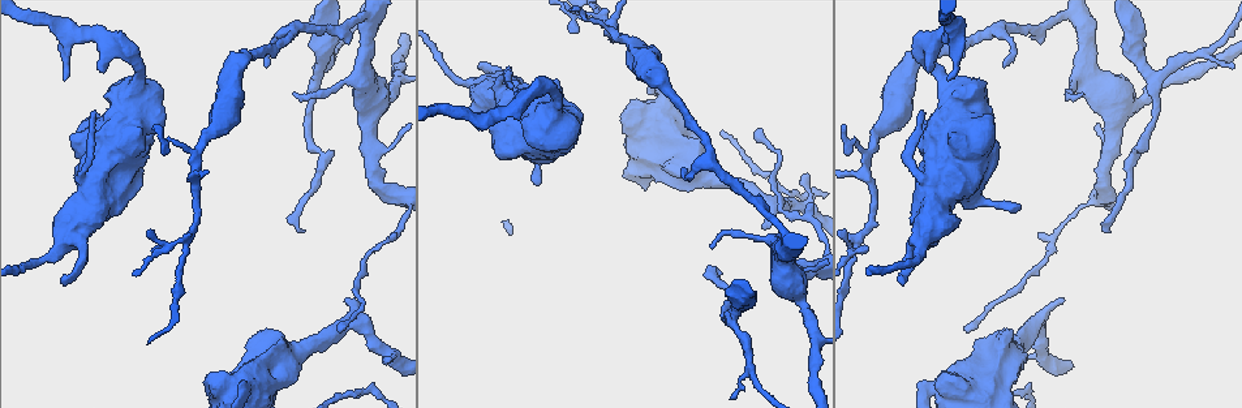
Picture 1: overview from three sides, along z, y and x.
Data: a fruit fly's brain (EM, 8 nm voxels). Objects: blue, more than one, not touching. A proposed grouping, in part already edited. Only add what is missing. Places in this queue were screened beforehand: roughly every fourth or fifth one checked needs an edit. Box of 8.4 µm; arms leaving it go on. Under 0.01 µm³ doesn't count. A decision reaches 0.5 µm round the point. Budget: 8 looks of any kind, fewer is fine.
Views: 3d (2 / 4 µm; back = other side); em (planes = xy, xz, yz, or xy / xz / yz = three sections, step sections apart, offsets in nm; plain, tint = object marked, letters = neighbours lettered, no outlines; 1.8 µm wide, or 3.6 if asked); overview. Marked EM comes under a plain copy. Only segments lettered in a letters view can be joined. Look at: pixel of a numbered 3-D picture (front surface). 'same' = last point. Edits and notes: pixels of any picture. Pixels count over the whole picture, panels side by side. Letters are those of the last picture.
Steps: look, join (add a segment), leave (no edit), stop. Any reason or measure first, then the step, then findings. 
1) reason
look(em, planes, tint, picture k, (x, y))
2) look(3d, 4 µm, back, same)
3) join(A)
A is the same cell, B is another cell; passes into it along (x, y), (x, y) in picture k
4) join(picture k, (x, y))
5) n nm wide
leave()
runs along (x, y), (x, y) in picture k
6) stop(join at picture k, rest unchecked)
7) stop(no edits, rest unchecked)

branch stops here
look(em, planes, letters, picture 1, (1107, 229))

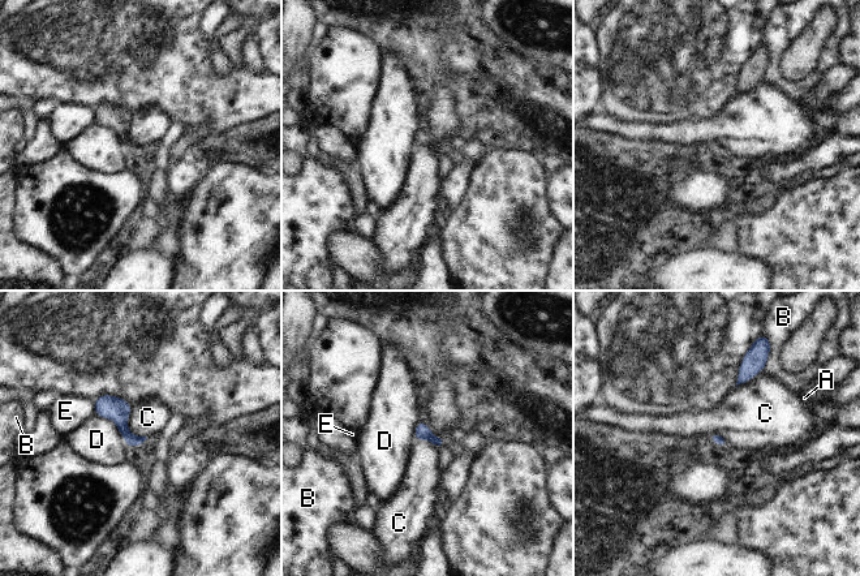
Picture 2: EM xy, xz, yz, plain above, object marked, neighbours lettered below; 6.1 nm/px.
leave()
A, B, C, D and E are other cells; no lettered segment goes on from it

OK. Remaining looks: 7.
an open end
look(3d, 4 µm, picture 1, (1062, 301))

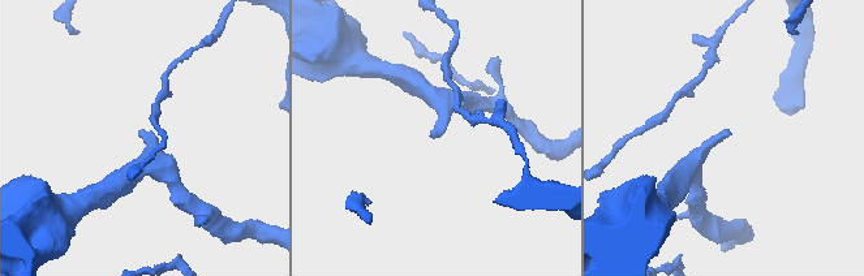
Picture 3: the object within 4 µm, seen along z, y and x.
need the tissue
look(em, planes, letters, picture 3, (725, 134))

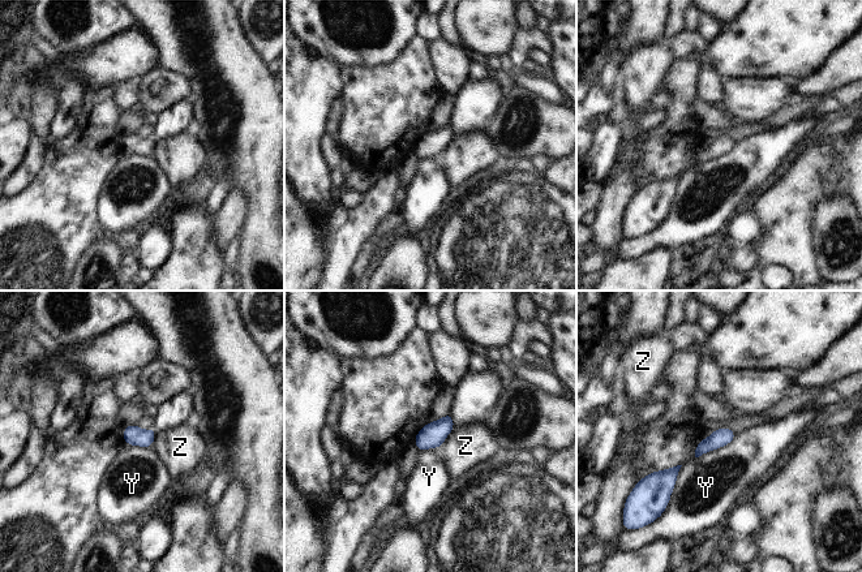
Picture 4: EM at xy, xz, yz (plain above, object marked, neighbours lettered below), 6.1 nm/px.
leave()
Y and Z are other cells; border along (736, 434), (730, 442), (695, 457) in picture 4; no lettered segment goes on from it

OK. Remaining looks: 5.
an open end
look(3d, 4 µm, picture 1, (386, 360))

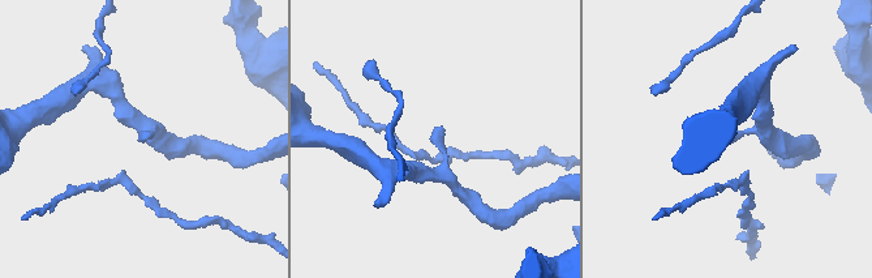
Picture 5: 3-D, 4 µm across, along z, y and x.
shape alone is not enough
look(em, yz, step 16, tint, picture 5, (142, 137))

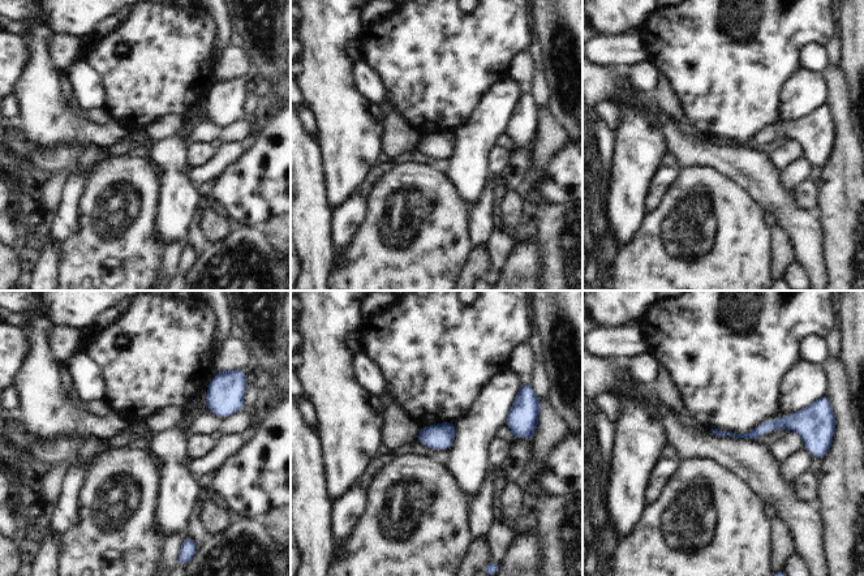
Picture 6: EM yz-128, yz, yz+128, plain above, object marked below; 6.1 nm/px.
look(em, xy, step 16, letters, same)

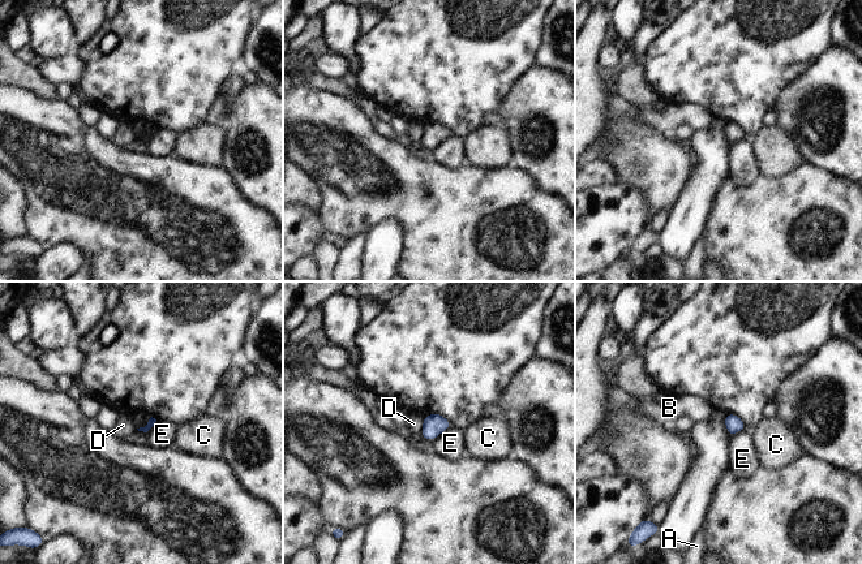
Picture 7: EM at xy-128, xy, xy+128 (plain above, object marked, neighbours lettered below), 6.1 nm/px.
leave()
A, B, C, D and E are other cells; border along (424, 417), (419, 434) in picture 7; no lettered segment goes on from it

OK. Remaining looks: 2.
stop(no edits, rest unchecked)

